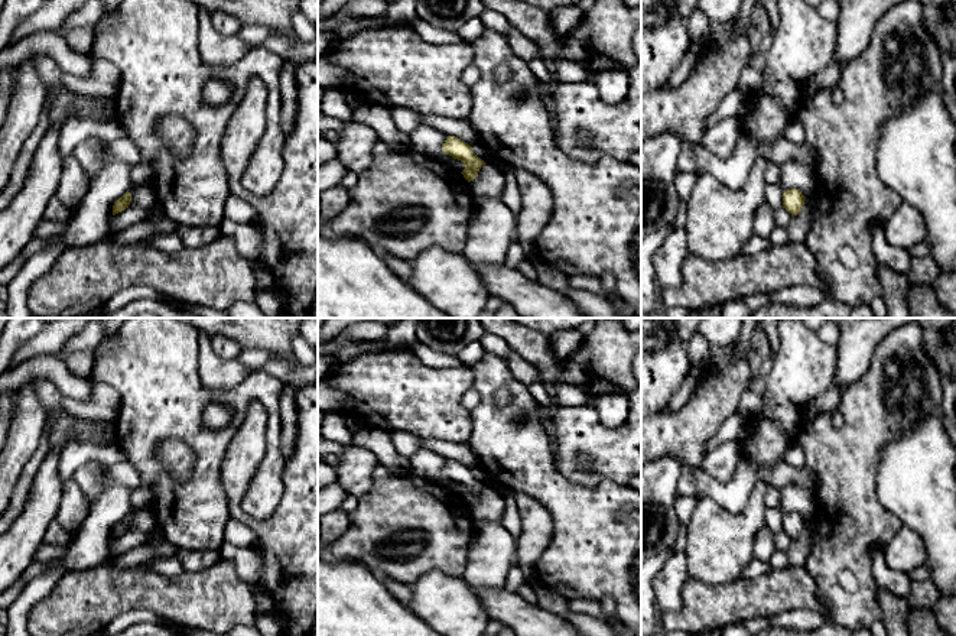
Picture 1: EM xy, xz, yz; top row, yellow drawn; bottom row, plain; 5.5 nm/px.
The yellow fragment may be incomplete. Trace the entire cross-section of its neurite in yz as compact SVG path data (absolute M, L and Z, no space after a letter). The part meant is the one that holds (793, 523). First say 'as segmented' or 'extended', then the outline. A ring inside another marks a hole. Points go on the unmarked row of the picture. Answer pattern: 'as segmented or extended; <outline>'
as segmented; M793 512L783 516L783 532L786 532L791 541L801 535L804 525L806 520L800 513Z

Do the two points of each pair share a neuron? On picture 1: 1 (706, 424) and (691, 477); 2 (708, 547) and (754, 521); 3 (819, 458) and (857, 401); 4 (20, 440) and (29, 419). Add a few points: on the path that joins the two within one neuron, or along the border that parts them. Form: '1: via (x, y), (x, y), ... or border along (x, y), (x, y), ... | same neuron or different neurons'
1: border along (699, 466), (683, 469) | different neurons
2: via (719, 545), (742, 526) | same neuron
3: via (833, 444), (857, 421), (857, 415) | same neuron
4: via (23, 435), (28, 424) | same neuron

